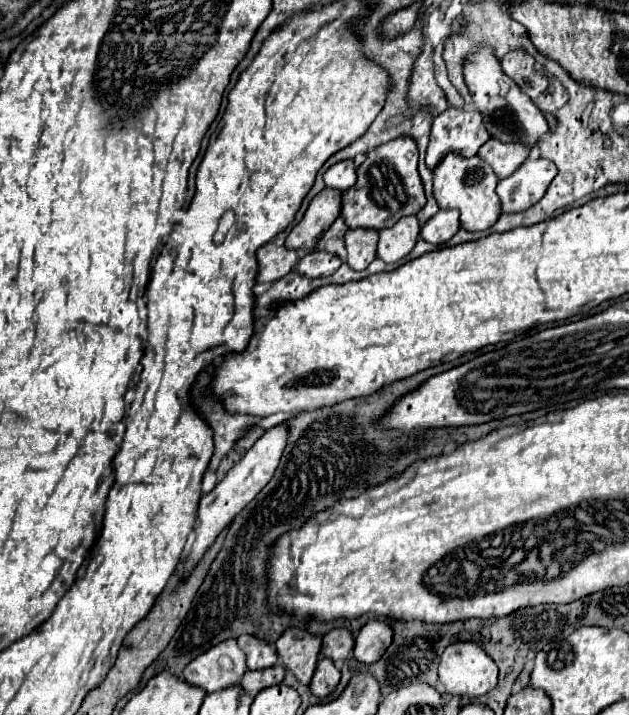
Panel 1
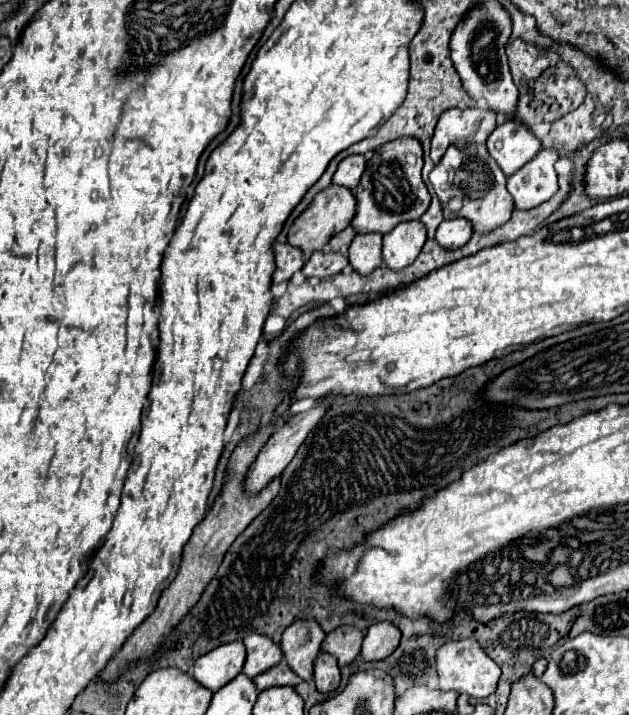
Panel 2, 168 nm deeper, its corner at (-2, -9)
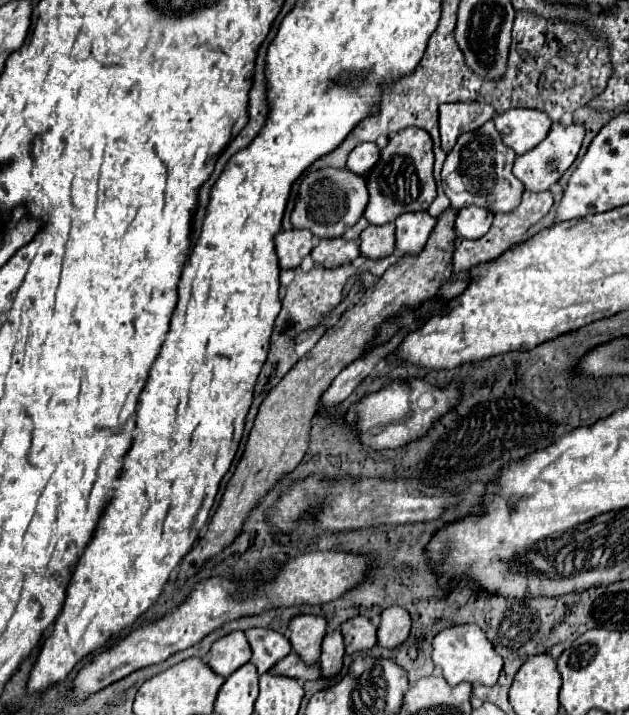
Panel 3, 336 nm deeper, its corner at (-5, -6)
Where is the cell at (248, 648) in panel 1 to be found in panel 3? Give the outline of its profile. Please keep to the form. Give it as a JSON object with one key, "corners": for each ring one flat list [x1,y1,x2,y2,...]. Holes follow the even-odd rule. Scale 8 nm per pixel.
{"corners":[[248,629,246,639,252,647,250,663,258,669,260,675,292,651,290,641,282,633,272,629]]}

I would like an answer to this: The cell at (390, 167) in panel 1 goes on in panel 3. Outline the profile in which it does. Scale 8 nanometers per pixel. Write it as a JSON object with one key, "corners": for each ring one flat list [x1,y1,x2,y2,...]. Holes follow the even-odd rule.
{"corners":[[406,127,394,135,388,145,380,151,378,163,366,175,370,201,364,217,372,225,384,225,396,221,408,211,426,211,436,197,436,183,432,177,434,153,432,139,420,127]]}

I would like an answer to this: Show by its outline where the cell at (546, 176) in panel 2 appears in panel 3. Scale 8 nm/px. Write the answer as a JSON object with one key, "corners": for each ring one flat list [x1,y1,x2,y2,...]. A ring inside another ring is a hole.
{"corners":[[554,123,548,137,540,145,536,145,536,149,528,151,526,155,516,157,514,169,512,169,514,177,520,179,524,183,524,187,526,187,526,191,530,191,530,193,548,191,564,175,564,171,574,163,574,159,576,159,576,155,580,151,582,139,584,139,584,127,582,125,572,123,568,127,562,127,562,125]]}

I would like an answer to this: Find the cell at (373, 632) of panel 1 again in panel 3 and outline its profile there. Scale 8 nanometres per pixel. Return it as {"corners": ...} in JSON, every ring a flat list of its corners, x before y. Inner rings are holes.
{"corners":[[388,607,382,611,378,625,378,645,384,649,394,649,406,641,410,633,410,615,402,607]]}

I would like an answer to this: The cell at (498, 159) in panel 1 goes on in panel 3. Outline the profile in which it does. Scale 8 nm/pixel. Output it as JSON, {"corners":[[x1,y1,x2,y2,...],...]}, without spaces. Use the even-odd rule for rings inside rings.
{"corners":[[510,109,494,119,498,133,506,147,514,149,516,155,524,155,546,139,552,121,542,111,534,109]]}

